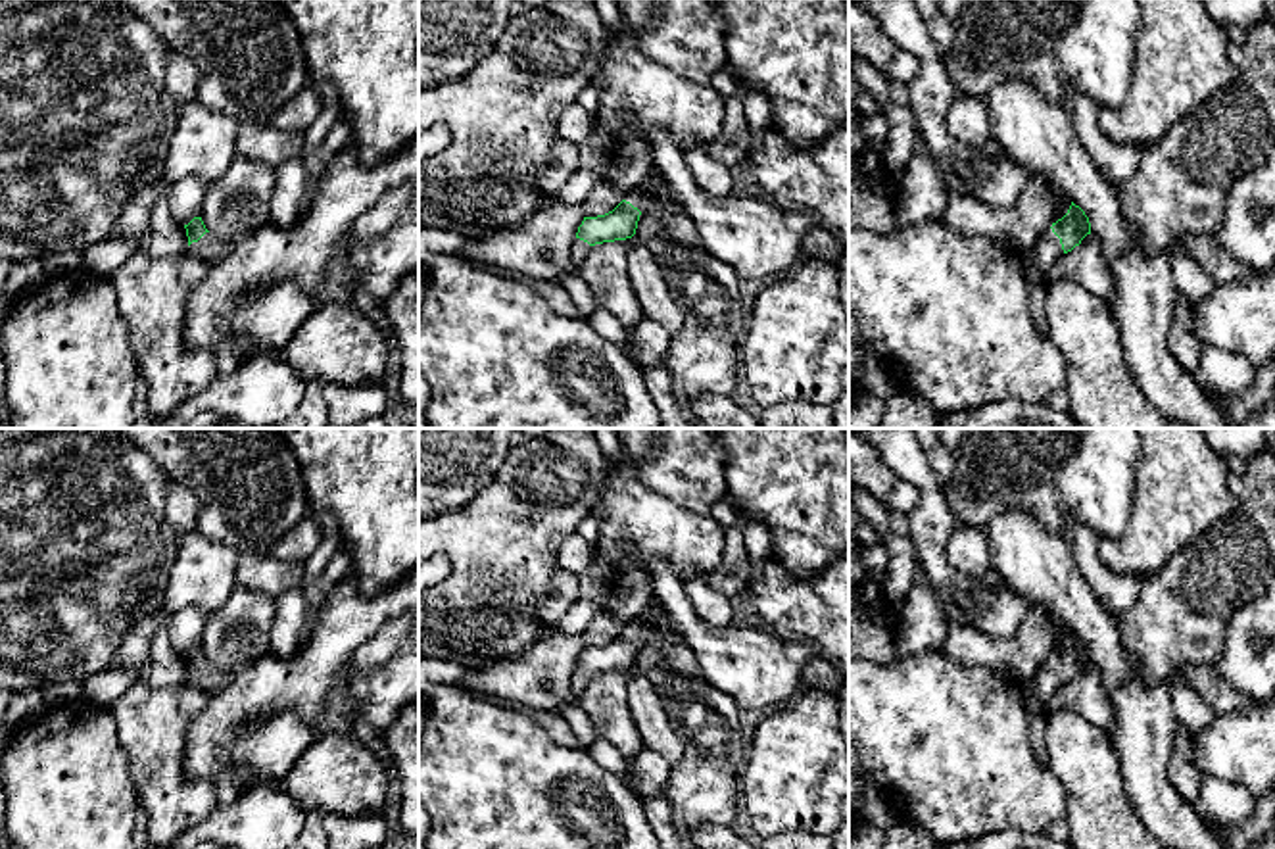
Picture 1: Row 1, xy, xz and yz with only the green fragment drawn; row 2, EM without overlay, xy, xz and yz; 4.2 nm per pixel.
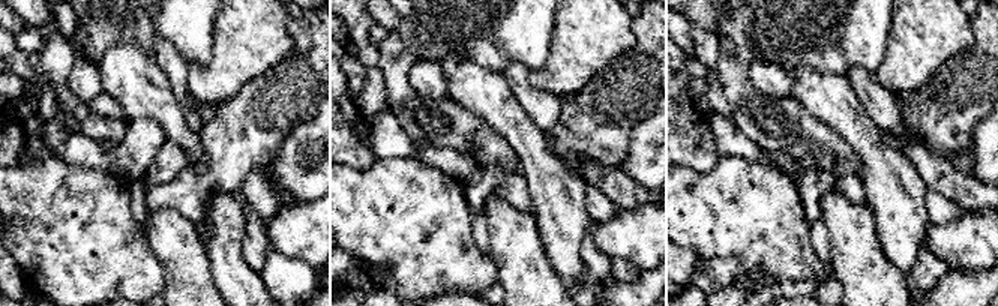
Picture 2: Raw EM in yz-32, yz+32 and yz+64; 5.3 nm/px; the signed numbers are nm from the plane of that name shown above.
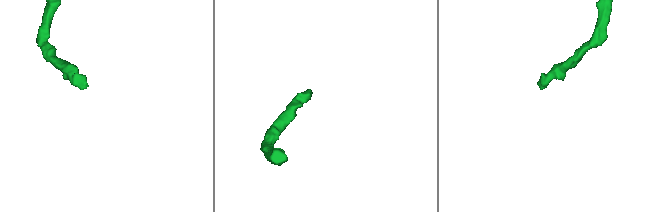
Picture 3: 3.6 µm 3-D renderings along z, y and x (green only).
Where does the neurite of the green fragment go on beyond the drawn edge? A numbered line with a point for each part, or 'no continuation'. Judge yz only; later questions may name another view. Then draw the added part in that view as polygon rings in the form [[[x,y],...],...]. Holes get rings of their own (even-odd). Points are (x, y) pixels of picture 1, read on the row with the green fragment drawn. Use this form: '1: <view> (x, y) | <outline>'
1: yz (1047, 248) | [[[1048,229],[1035,240],[1033,248],[1027,254],[1029,257],[1023,263],[1025,277],[1029,280],[1045,284],[1046,273],[1054,261],[1064,255],[1064,250],[1060,238],[1052,232],[1052,229]]]

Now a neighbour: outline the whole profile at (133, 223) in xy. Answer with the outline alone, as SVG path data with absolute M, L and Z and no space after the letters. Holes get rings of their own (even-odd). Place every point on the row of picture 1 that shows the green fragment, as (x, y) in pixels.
M163 177L138 192L134 192L129 202L123 206L117 225L111 236L136 242L136 252L146 250L152 234L152 213L159 200L167 196L171 182Z

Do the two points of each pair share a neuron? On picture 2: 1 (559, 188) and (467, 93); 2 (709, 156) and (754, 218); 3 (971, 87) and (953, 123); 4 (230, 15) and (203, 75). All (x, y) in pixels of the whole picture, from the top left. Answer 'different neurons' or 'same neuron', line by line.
1: same neuron
2: different neurons
3: same neuron
4: same neuron

